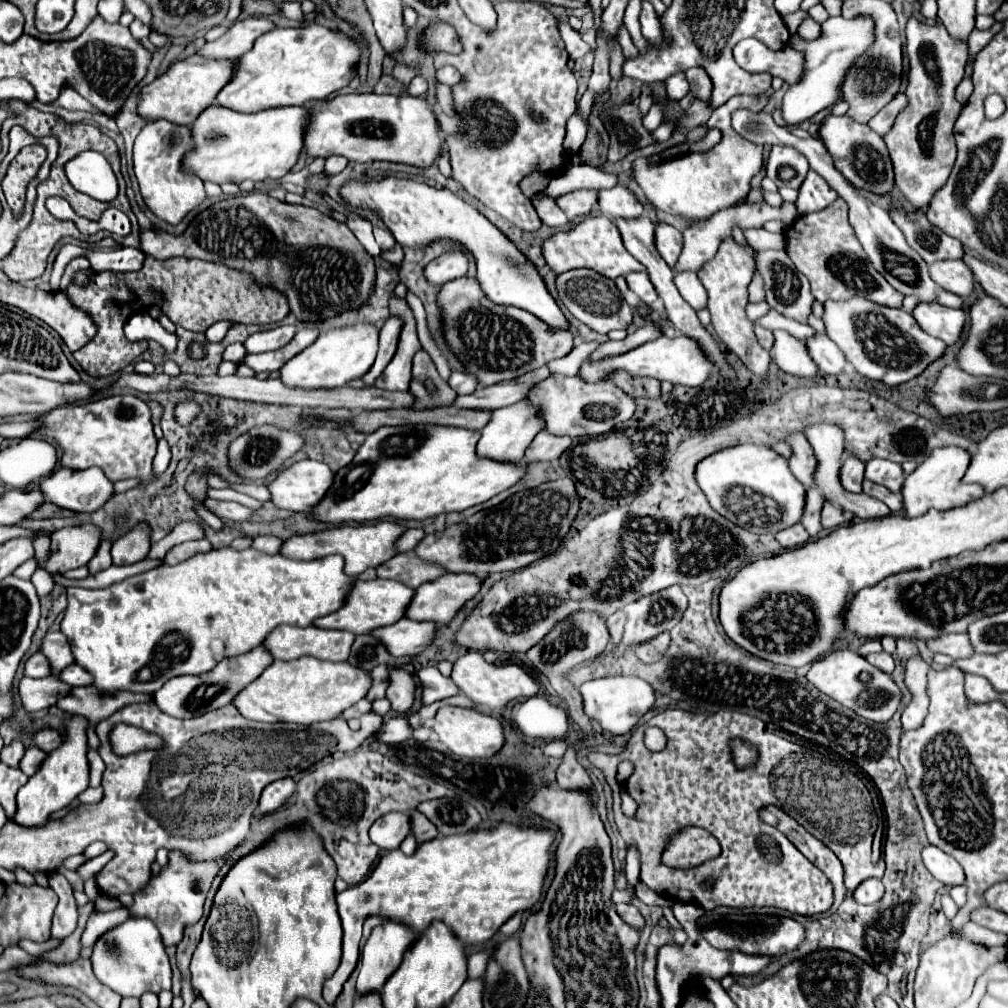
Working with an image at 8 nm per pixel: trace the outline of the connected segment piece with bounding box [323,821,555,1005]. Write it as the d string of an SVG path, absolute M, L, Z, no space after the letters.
M501 821L493 829L425 841L413 855L405 855L399 849L383 855L369 879L337 893L343 923L343 957L339 969L325 981L323 999L333 1005L343 983L353 973L359 959L361 927L367 915L379 913L409 925L417 933L425 931L433 919L441 919L465 945L479 945L489 941L511 915L533 911L541 899L543 881L551 865L553 841L555 833L551 829Z

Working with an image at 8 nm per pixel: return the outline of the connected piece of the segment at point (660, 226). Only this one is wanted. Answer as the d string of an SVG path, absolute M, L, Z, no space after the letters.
M655 223L655 249L669 267L675 267L683 249L681 231L677 231L667 223Z

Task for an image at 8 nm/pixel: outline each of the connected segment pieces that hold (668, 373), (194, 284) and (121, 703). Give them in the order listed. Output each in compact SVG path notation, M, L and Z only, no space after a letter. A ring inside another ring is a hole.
M681 335L681 337L673 337L673 339L659 337L655 341L643 343L641 347L637 347L629 353L623 353L623 355L617 355L617 357L611 357L611 359L603 359L603 361L597 361L597 363L583 363L579 375L585 381L595 381L595 379L599 381L615 369L625 369L633 377L655 377L655 379L669 381L673 385L695 387L695 385L701 385L709 379L713 363L703 355L703 349L695 343L695 339Z
M145 255L145 263L139 271L133 271L133 273L93 271L89 275L87 285L71 283L65 289L65 293L69 301L77 309L85 311L97 325L95 337L85 347L73 353L75 361L91 377L113 375L125 369L129 363L133 363L147 349L147 341L131 343L125 337L123 327L133 313L143 313L151 305L159 305L161 311L165 311L165 315L175 325L181 325L183 329L189 329L195 333L207 331L207 327L223 319L237 321L237 323L267 325L267 323L283 320L289 313L289 303L285 295L281 295L272 287L259 286L249 274L233 269L227 271L227 267L223 267L221 263L207 263L201 259L187 259L187 257L173 257L167 261L157 261ZM246 301L265 303L265 307L257 305L257 308L254 308L255 319L247 317L251 316L247 313L252 305L245 304Z
M89 685L89 687L75 687L69 695L59 699L57 707L73 715L83 715L87 719L89 747L98 750L99 739L95 733L95 725L113 715L115 711L119 711L119 707L125 707L127 703L147 703L147 701L151 701L151 695L131 695L129 691L121 691L121 695L103 695L101 691L95 691L95 687Z

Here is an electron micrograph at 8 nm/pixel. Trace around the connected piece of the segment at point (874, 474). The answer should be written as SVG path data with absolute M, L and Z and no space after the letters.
M871 459L865 465L865 479L879 483L879 485L891 489L893 493L901 493L905 473L899 463L885 461L885 459Z

